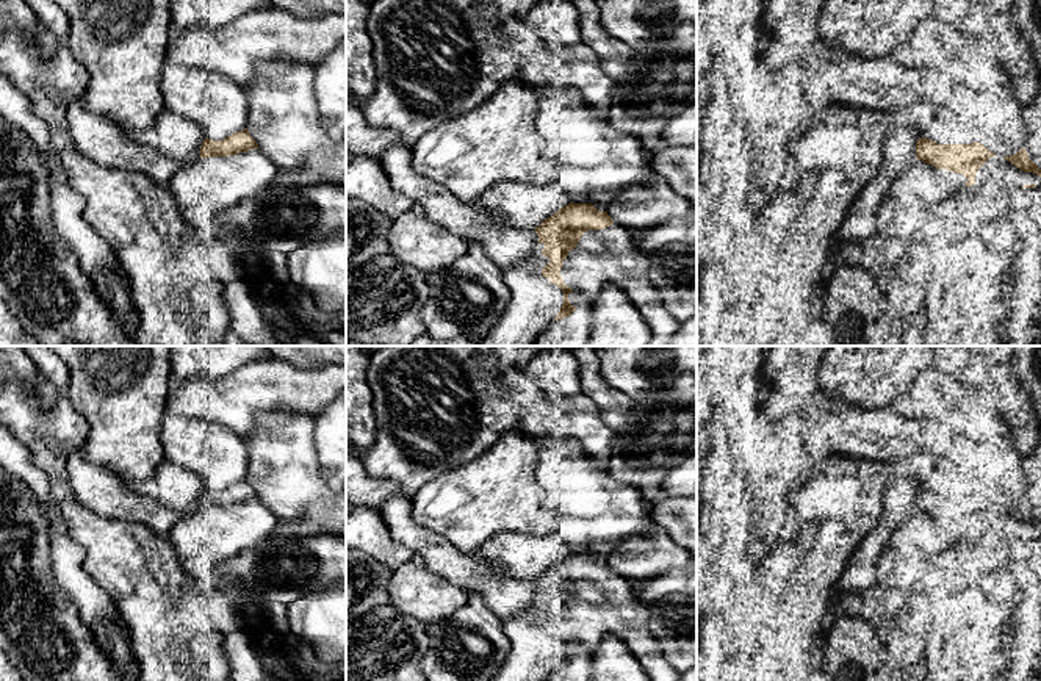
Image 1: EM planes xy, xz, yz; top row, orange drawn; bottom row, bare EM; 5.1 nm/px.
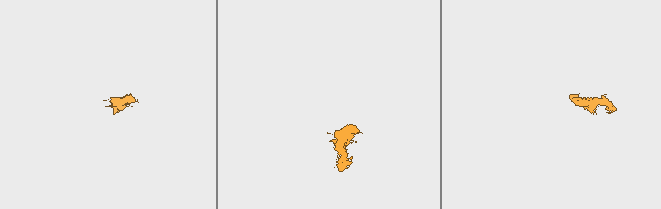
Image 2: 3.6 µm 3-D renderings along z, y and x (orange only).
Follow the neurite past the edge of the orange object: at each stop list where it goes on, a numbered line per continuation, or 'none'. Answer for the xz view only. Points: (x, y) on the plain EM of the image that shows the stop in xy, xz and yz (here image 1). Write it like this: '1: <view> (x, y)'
1: xz (504, 597)
2: xz (605, 608)

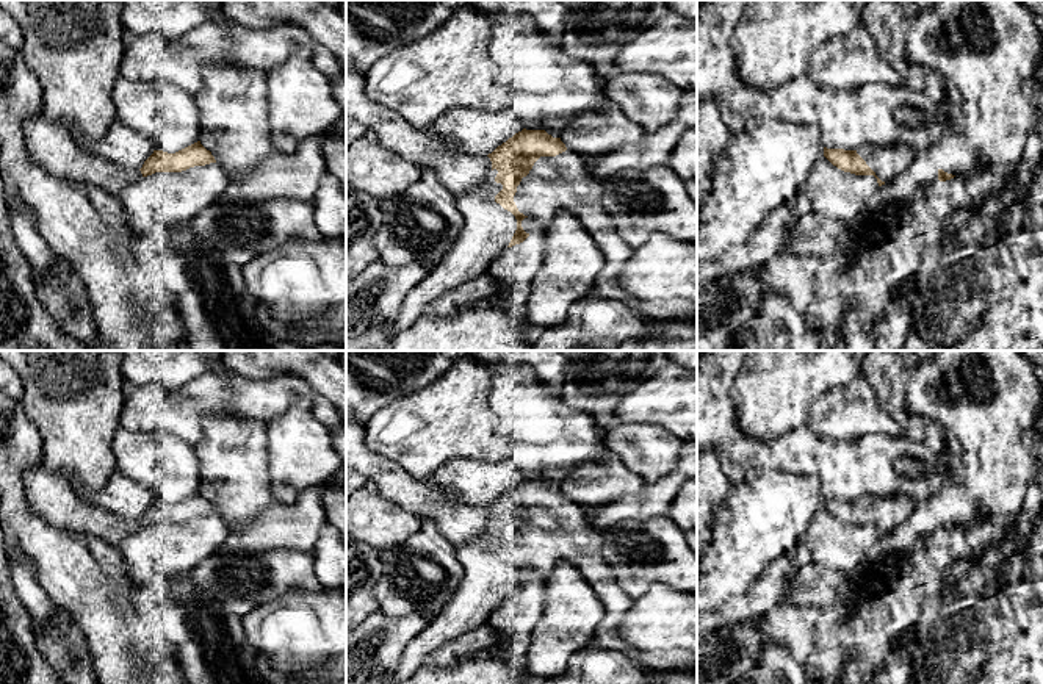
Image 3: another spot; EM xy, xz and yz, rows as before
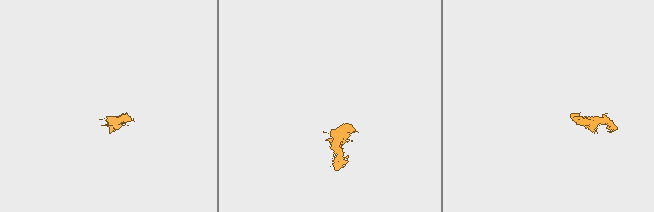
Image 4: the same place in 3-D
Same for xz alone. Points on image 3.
1: xz (458, 523)
2: xz (558, 534)

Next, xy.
1: xy (52, 496)

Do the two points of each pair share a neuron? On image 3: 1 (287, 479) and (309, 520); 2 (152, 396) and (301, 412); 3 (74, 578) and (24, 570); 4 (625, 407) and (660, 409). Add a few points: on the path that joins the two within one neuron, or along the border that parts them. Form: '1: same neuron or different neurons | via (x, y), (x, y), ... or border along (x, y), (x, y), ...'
1: different neurons | border along (321, 486), (312, 486), (292, 503), (281, 504)
2: different neurons | border along (321, 423), (304, 399), (295, 399), (268, 424)
3: different neurons | border along (16, 550), (30, 561), (33, 578), (54, 601)
4: same neuron | via (633, 407), (652, 407)

